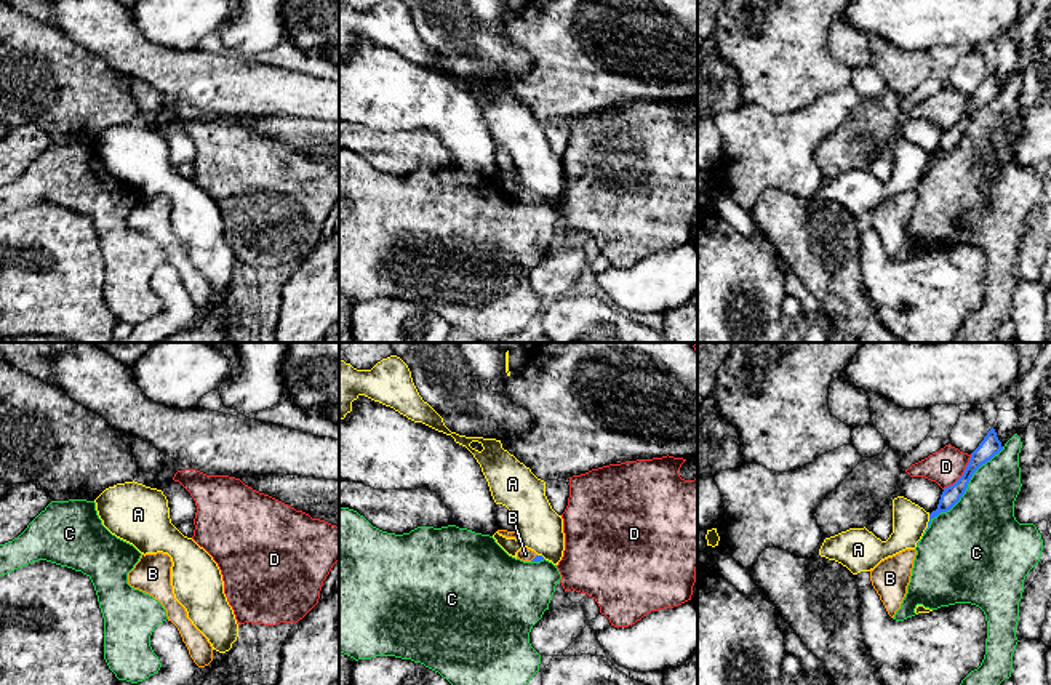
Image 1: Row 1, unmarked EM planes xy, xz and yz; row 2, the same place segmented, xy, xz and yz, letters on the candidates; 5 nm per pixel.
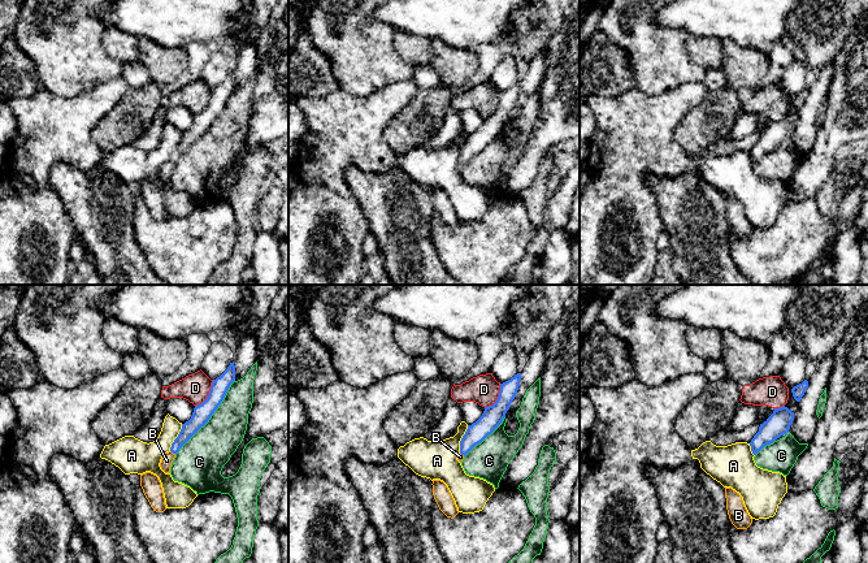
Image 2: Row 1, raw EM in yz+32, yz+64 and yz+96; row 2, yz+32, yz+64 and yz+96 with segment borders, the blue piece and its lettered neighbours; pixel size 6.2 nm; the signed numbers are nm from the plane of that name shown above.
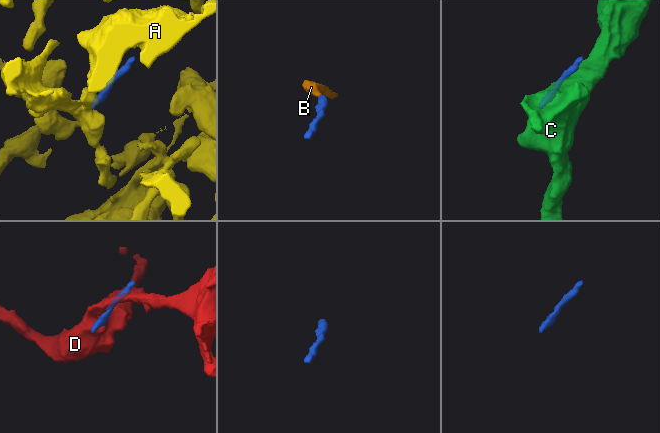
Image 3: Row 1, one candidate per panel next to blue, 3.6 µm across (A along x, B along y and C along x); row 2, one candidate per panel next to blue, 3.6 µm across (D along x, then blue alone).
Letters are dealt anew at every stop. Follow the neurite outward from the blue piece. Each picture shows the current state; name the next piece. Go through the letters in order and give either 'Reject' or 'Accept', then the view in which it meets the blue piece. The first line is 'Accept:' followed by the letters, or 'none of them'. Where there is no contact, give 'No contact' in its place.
Accept: B
A: Reject. Touches blue in yz
B: Accept. Touches blue in xz
C: Reject. Touches blue in yz
D: Reject. Touches blue in yz

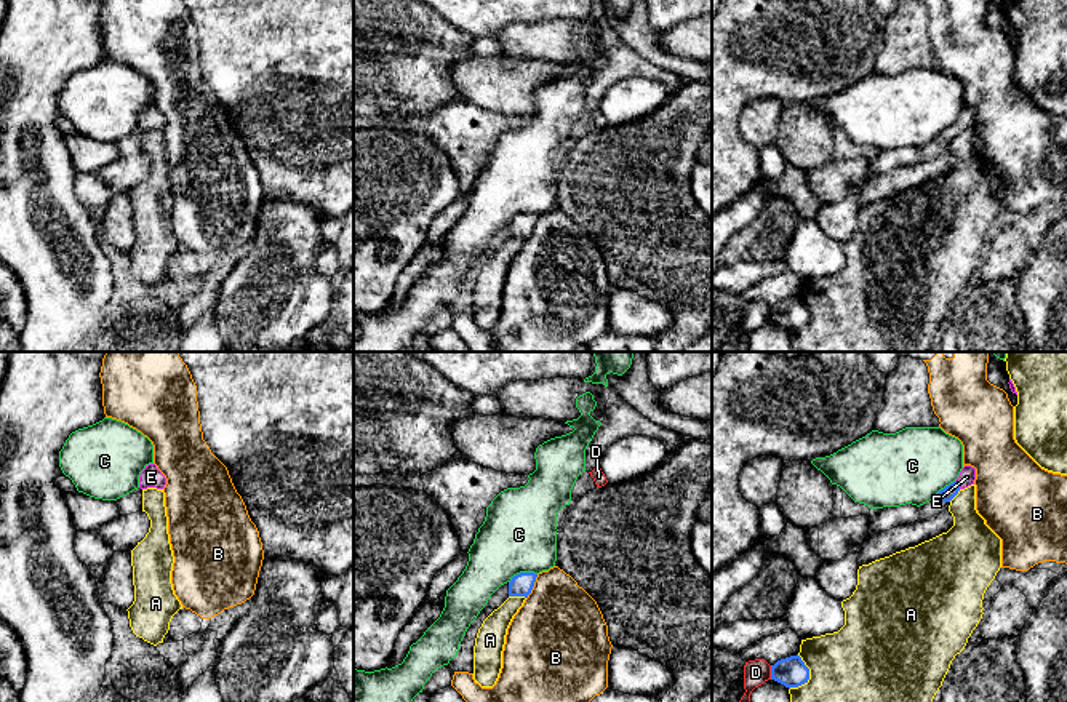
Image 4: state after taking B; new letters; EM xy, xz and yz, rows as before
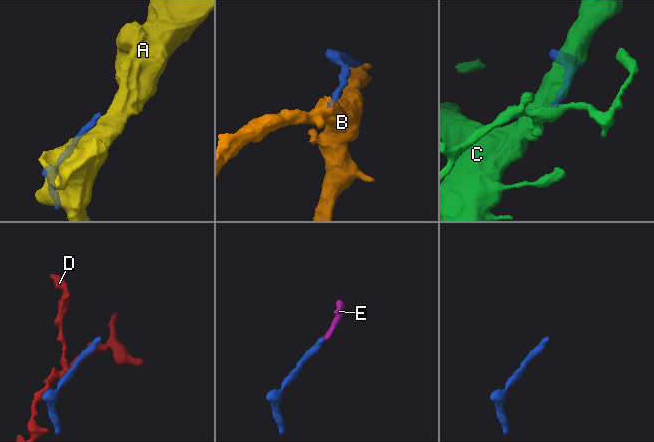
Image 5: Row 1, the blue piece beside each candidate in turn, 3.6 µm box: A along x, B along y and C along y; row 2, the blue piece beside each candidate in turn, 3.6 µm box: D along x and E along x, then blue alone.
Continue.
Accept: E
A: Reject. Touches blue in yz
B: Reject. Touches blue in xz
C: Reject. Touches blue in xz
D: Reject. Touches blue in yz
E: Accept. Touches blue in yz

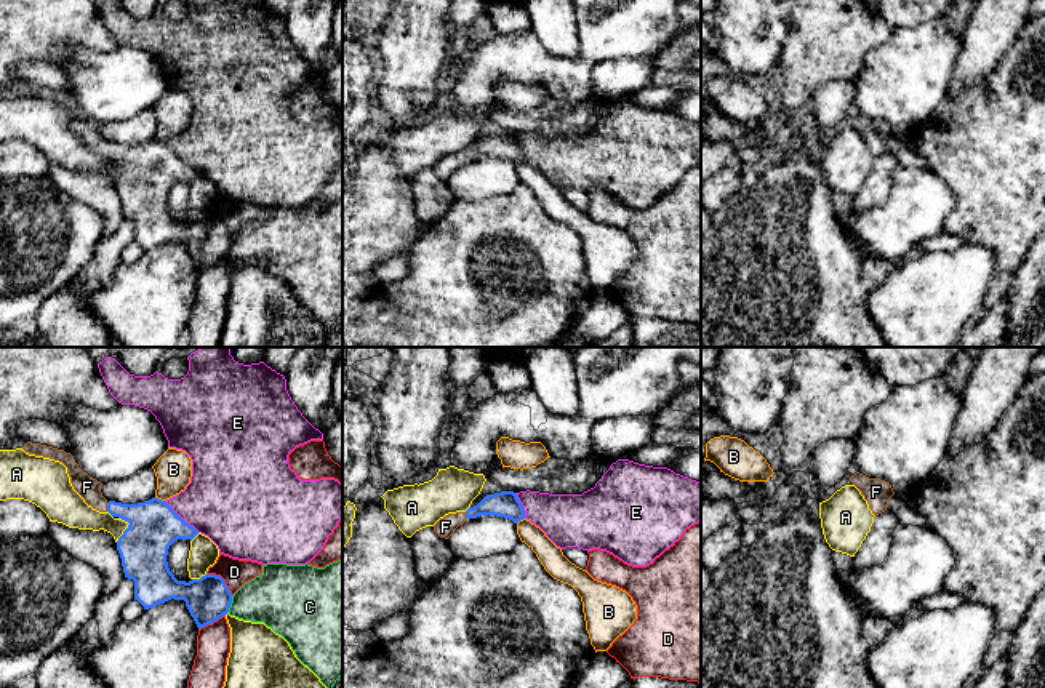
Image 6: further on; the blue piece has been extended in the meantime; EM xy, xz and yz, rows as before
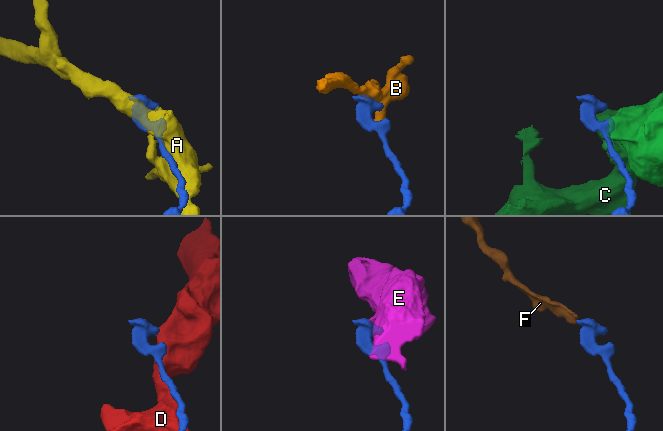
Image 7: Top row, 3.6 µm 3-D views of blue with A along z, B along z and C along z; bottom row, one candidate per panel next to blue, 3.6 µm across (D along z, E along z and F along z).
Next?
Accept: F
A: Reject. Touches blue in xy
B: Reject. Touches blue in xy
C: Reject. Touches blue in xy
D: Reject. Touches blue in xy
E: Reject. Touches blue in xy
F: Accept. Touches blue in xy

